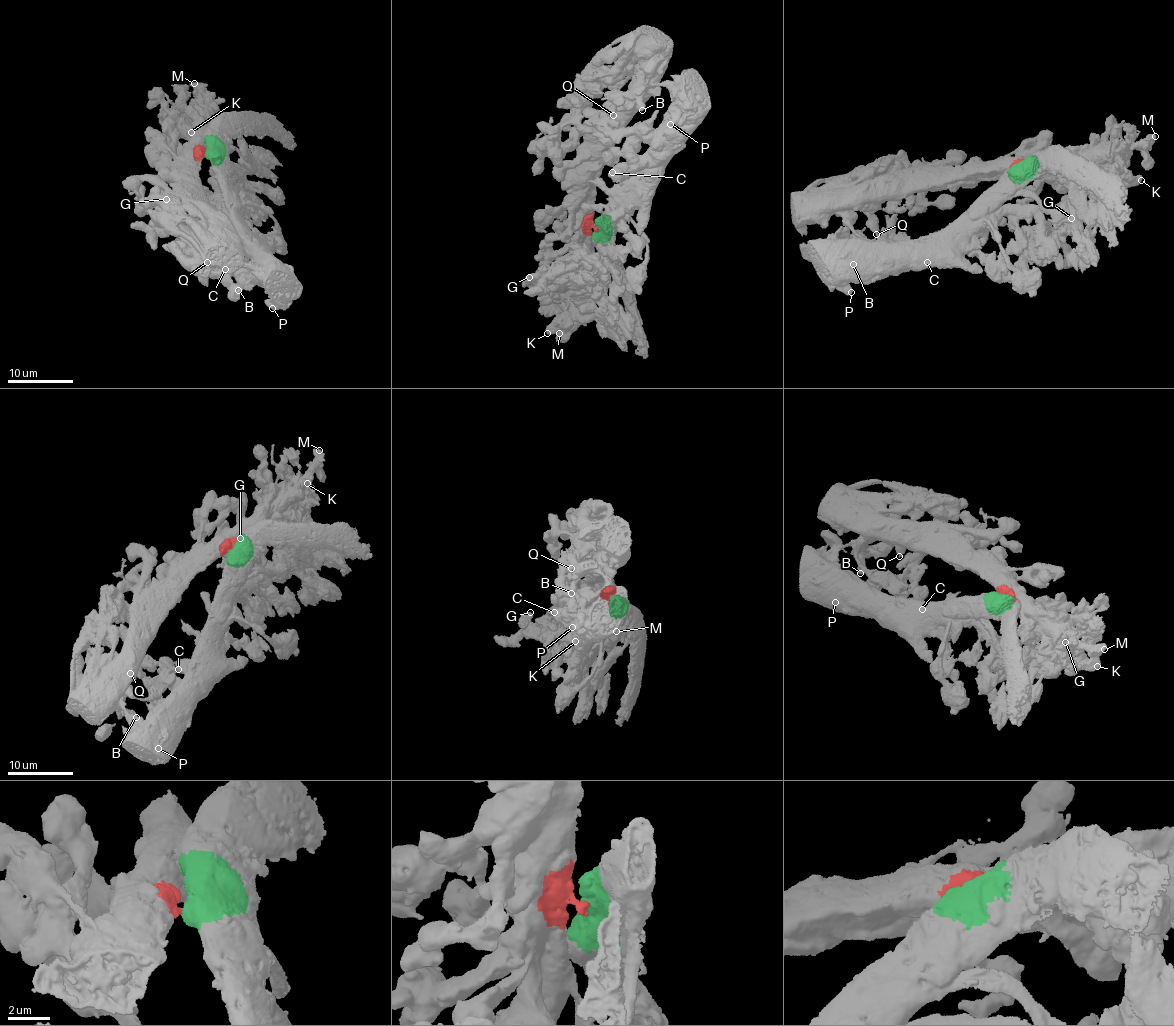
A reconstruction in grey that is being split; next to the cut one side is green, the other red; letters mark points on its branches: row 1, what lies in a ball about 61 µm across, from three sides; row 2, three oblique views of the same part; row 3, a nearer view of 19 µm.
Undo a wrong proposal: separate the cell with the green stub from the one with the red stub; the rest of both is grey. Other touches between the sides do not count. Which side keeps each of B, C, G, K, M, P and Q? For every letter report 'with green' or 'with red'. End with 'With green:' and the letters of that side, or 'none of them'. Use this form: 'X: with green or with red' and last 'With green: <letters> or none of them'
B: with green
C: with green
G: with green
K: with red
M: with red
P: with green
Q: with red
With green: B, C, G, P

